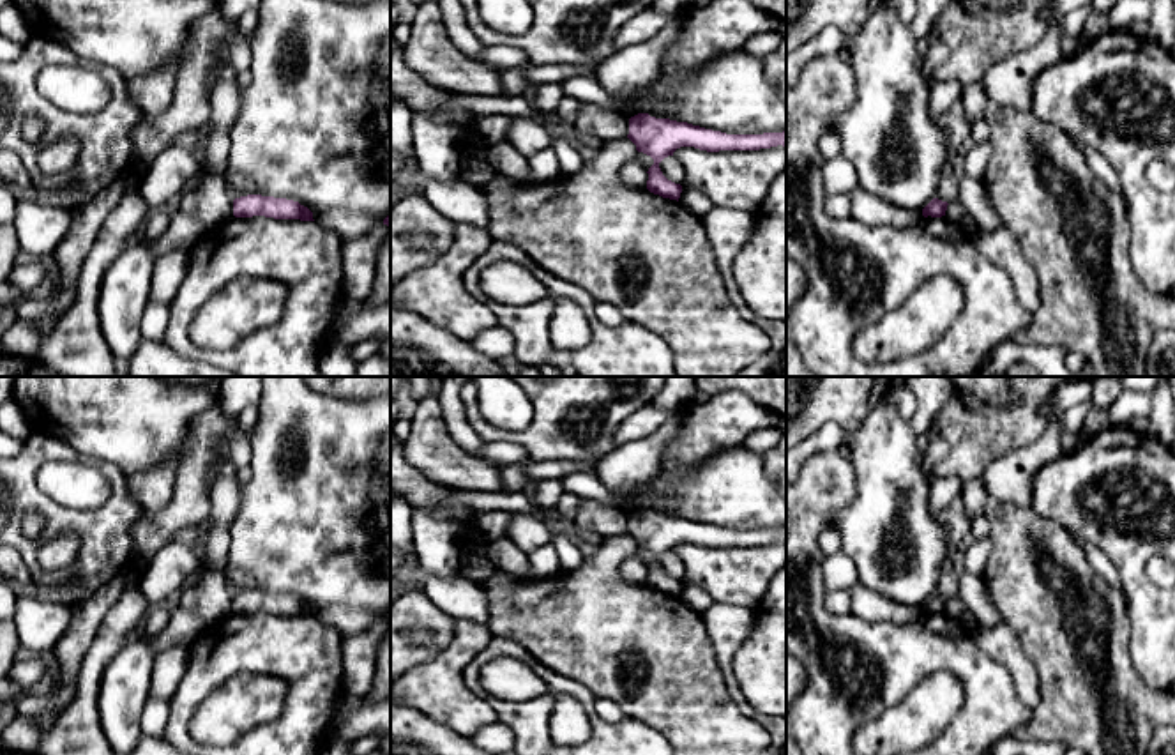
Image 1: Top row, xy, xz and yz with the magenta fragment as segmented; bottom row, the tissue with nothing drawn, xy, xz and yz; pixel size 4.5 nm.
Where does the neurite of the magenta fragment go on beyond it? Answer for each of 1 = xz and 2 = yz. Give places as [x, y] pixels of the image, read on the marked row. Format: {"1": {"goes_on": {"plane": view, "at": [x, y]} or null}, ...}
{"1": {"goes_on": null}, "2": {"goes_on": null}}

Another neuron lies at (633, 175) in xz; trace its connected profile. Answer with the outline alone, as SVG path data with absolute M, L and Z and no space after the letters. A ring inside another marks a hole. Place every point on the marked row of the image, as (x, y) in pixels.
M636 159L624 161L618 177L629 189L647 189L648 173Z

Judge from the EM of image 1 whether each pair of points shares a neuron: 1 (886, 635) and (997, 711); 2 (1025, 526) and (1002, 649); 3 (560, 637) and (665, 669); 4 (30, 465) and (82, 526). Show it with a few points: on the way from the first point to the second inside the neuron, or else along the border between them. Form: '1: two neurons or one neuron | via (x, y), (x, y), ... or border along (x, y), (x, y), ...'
1: one neuron | via (916, 648), (944, 648), (977, 681)
2: two neurons | border along (1002, 621), (1030, 660)
3: one neuron | via (587, 637), (612, 637), (638, 648)
4: one neuron | via (29, 485), (62, 518)

